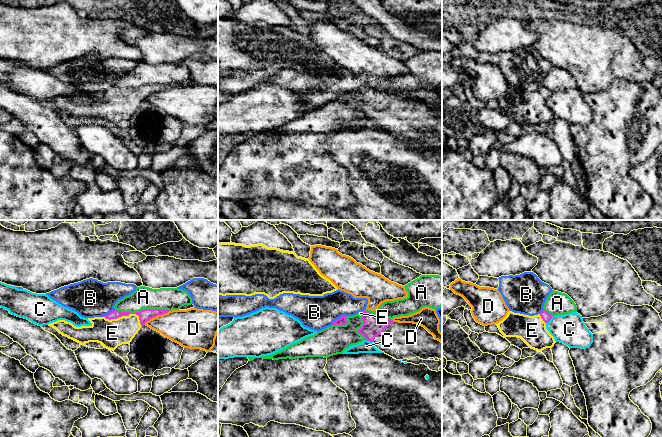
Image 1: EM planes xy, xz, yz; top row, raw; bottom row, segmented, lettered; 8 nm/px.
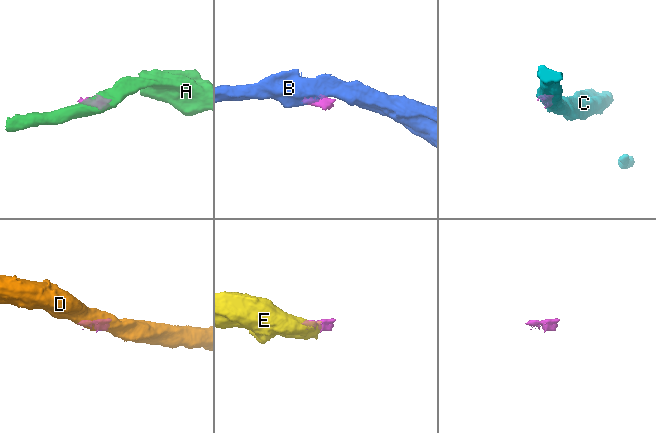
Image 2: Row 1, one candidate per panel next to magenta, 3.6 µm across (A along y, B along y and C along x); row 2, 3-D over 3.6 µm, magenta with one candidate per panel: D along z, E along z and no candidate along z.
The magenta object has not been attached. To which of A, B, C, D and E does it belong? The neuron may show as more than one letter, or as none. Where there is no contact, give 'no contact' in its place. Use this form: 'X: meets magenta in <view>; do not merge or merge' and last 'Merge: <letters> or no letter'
A: meets magenta in xy; do not merge
B: meets magenta in xz; do not merge
C: meets magenta in yz; do not merge
D: meets magenta in xy; do not merge
E: meets magenta in xy; merge
Merge: E

